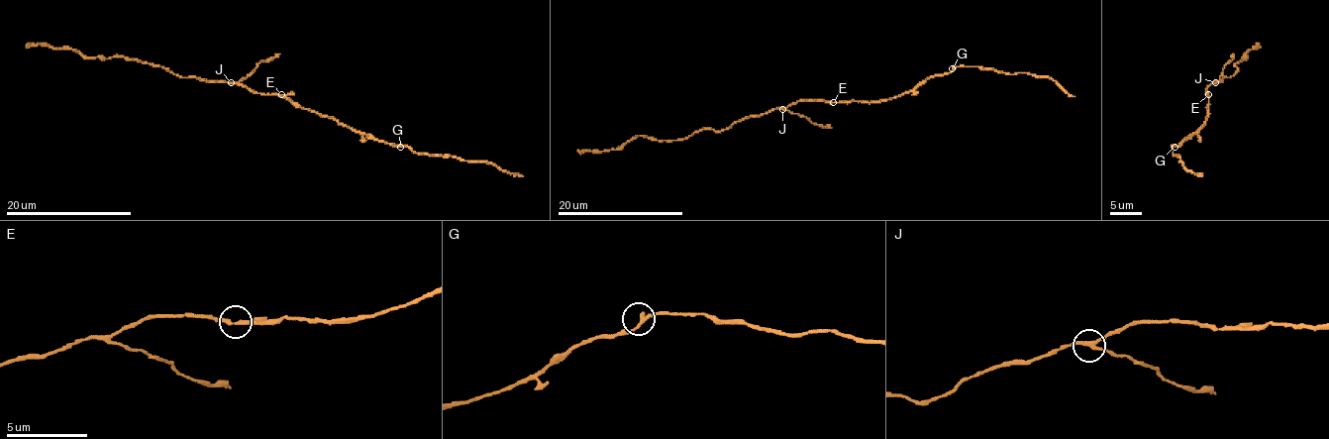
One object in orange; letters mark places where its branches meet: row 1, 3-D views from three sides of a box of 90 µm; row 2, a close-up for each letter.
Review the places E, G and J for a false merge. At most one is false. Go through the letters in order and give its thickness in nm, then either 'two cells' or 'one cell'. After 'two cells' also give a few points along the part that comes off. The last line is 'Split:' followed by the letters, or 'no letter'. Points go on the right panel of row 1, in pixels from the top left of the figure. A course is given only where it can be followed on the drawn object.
E: 220 nm | one cell
G: 240 nm | one cell
J: 200 nm | two cells | (1215, 82), (1234, 54)
Split: J

